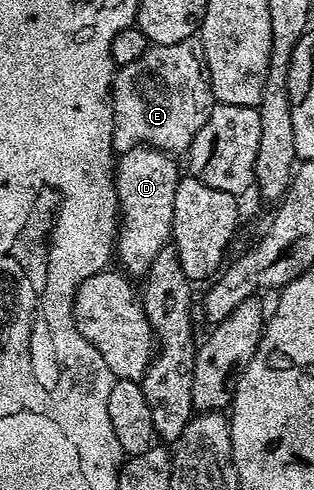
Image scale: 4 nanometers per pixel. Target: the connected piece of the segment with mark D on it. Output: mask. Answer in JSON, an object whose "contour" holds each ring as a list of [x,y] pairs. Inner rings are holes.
{"contour":[[[134,148],[122,153],[113,164],[115,194],[119,199],[119,231],[115,233],[115,251],[118,267],[128,277],[147,275],[153,258],[168,247],[173,222],[173,198],[181,179],[175,165],[176,157],[156,148]]]}

